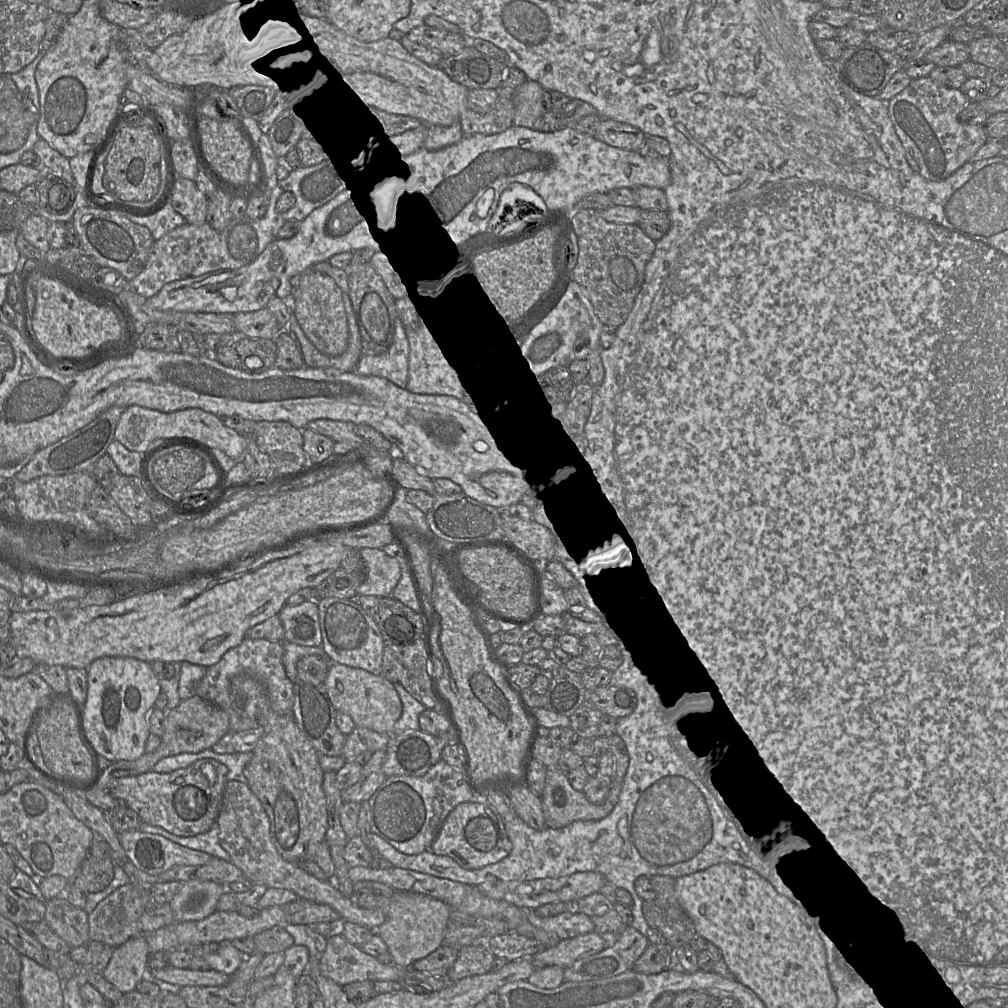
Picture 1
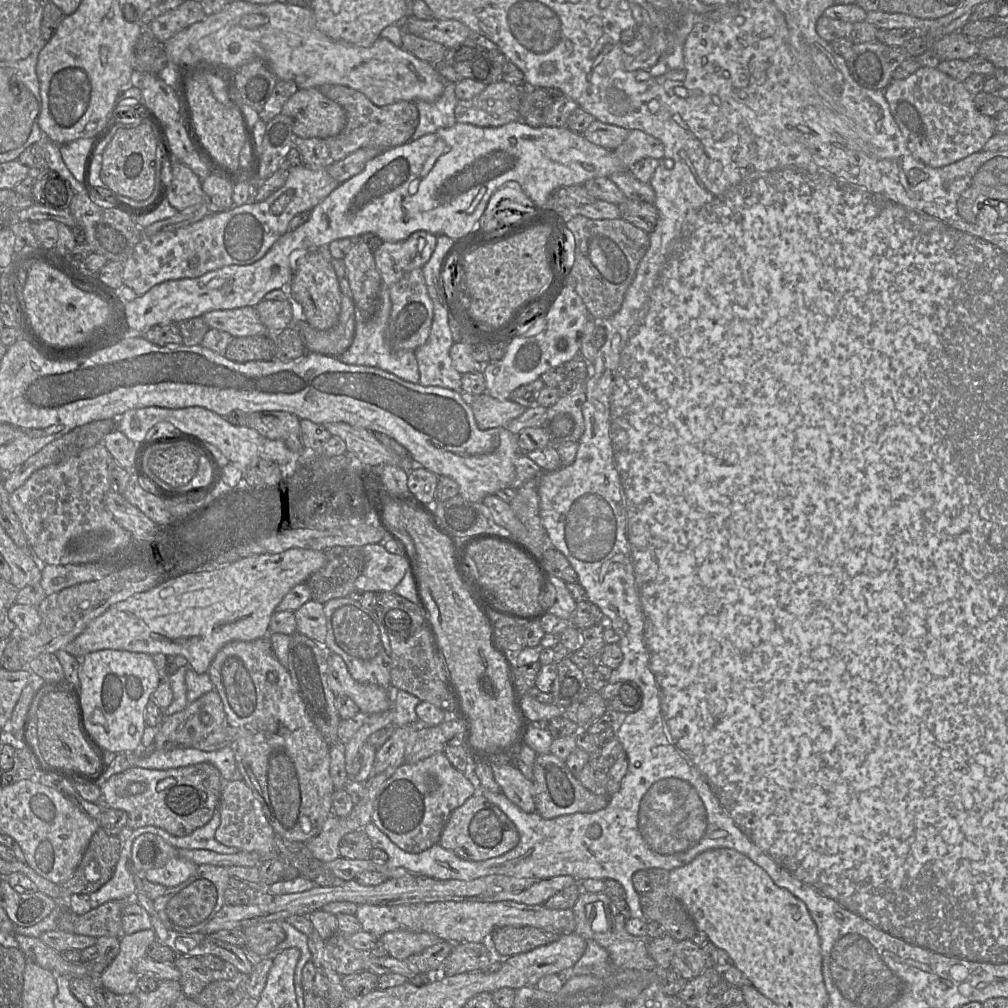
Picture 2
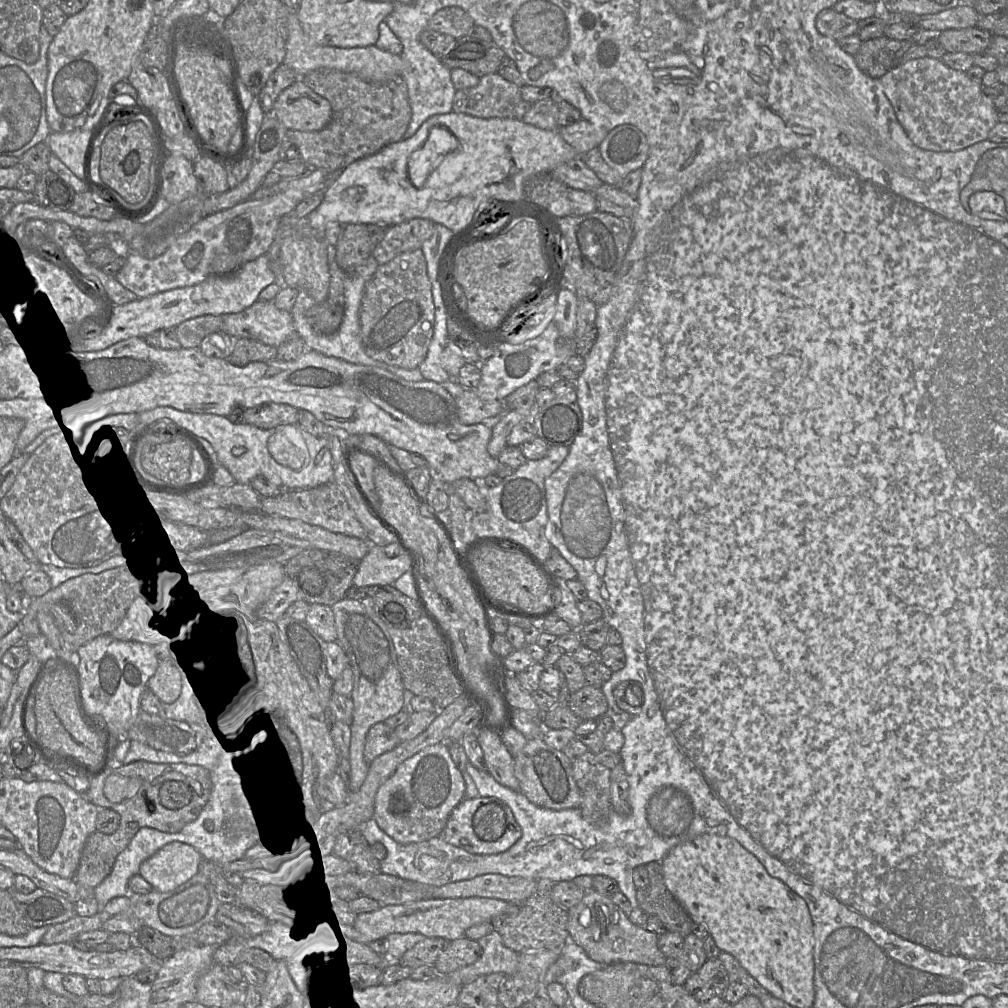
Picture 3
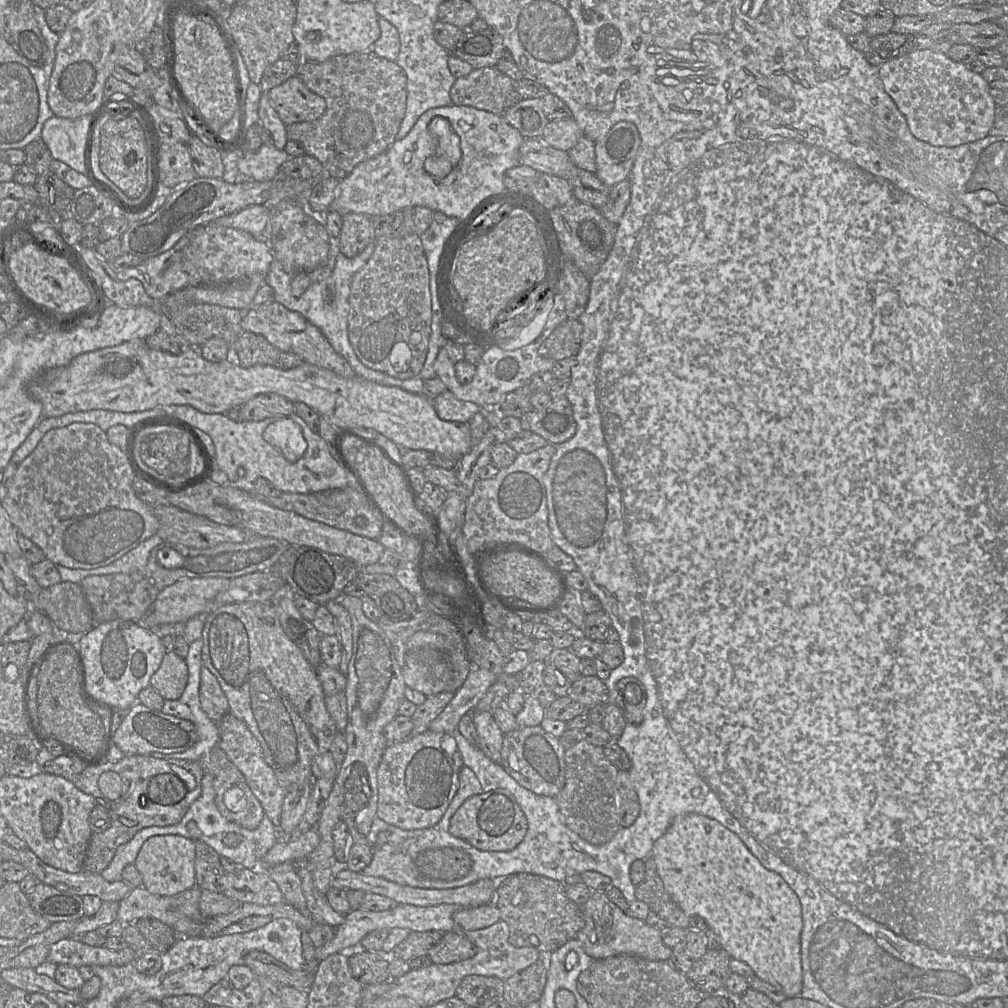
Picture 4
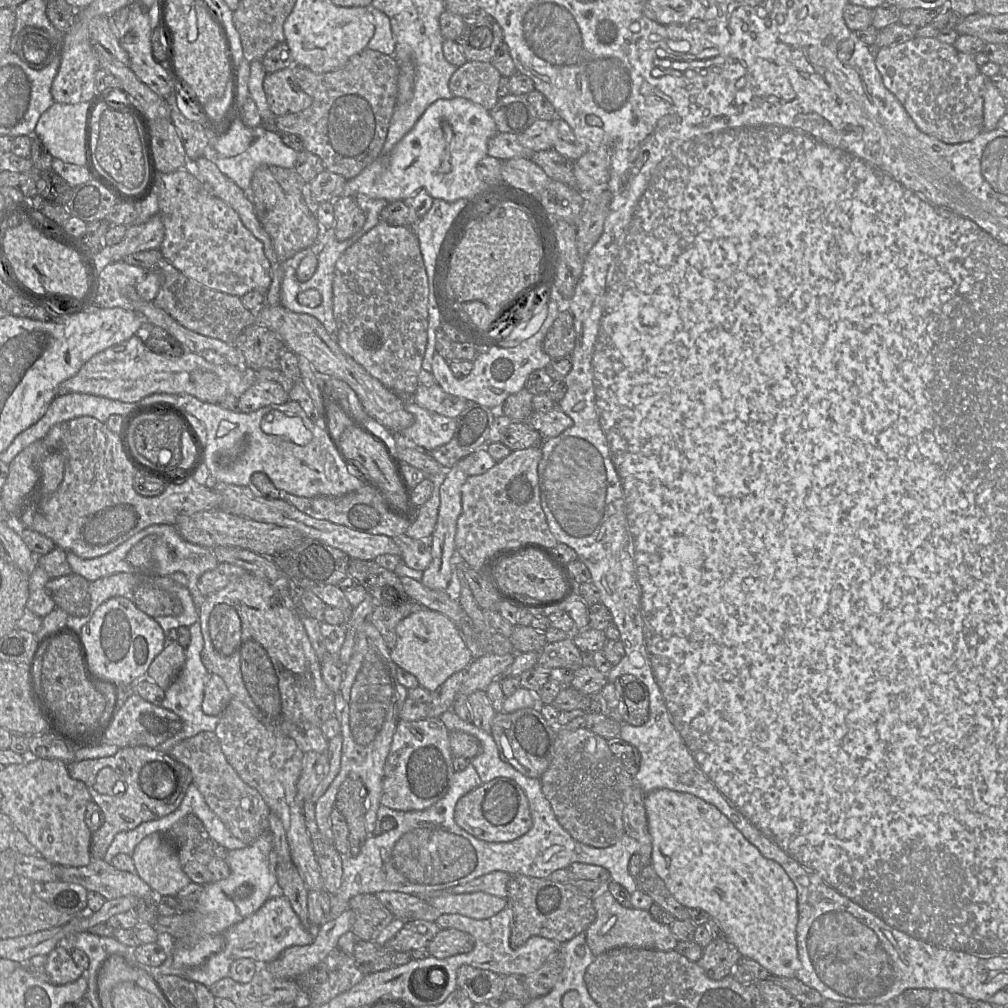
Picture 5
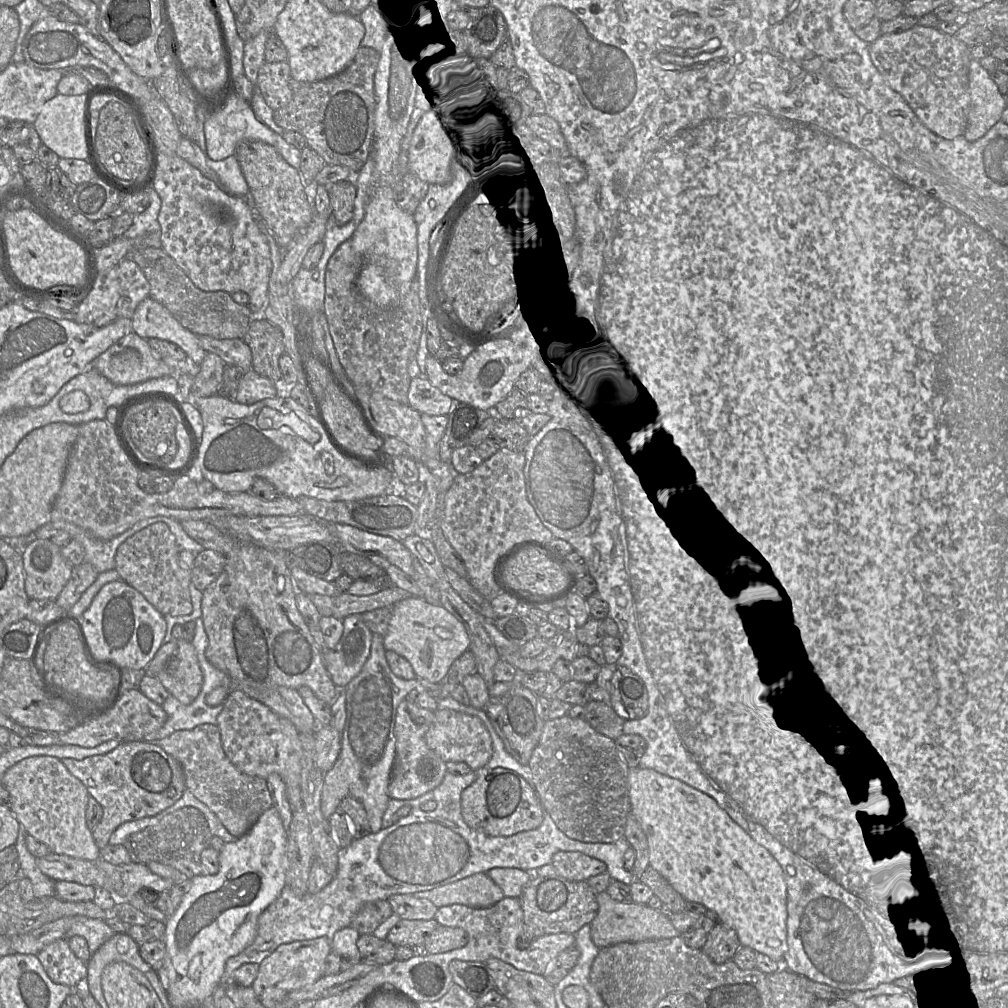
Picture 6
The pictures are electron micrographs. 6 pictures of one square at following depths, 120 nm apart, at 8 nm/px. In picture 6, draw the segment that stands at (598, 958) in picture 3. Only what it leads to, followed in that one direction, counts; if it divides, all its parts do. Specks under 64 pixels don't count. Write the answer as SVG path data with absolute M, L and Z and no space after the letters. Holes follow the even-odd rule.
M607 891L597 893L596 900L599 909L596 917L590 923L590 927L592 941L598 948L622 942L668 939L680 935L667 915L650 908L647 904L616 901Z

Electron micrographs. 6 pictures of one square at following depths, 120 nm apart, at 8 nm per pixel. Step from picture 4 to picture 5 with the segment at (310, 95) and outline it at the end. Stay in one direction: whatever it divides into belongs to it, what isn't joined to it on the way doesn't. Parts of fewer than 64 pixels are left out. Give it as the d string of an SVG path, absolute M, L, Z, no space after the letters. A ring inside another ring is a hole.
M294 67L266 74L263 88L275 116L301 112L312 104L312 98L298 84Z

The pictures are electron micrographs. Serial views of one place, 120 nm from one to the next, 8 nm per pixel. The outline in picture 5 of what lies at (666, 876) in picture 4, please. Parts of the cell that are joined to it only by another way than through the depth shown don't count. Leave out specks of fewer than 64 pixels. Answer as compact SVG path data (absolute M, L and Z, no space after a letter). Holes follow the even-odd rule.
M658 789L644 796L644 807L648 830L652 839L651 864L676 900L688 909L695 908L707 912L719 924L722 936L738 949L741 956L757 961L768 970L770 975L786 978L796 977L797 972L801 969L796 940L798 921L797 891L795 884L785 870L777 862L764 857L715 806L693 794L670 789Z

